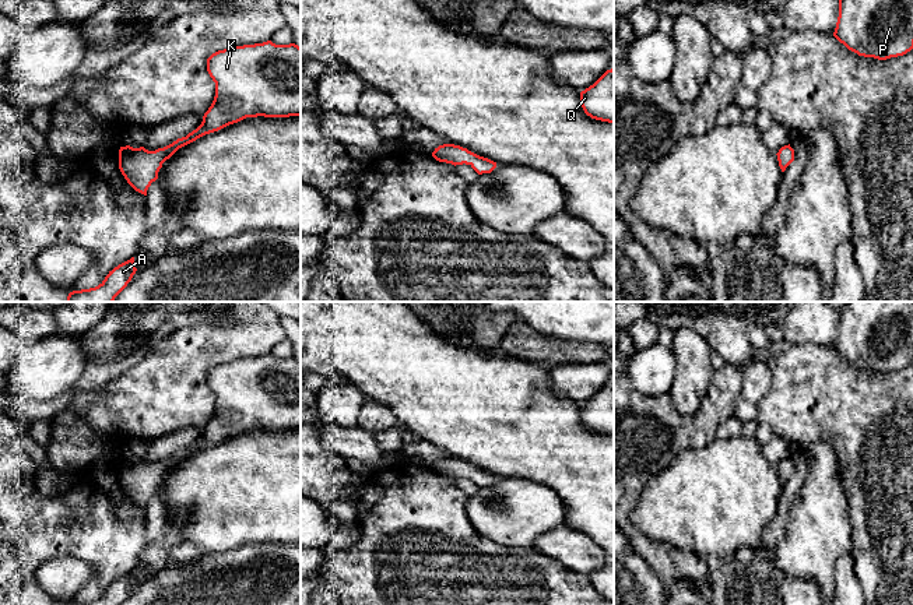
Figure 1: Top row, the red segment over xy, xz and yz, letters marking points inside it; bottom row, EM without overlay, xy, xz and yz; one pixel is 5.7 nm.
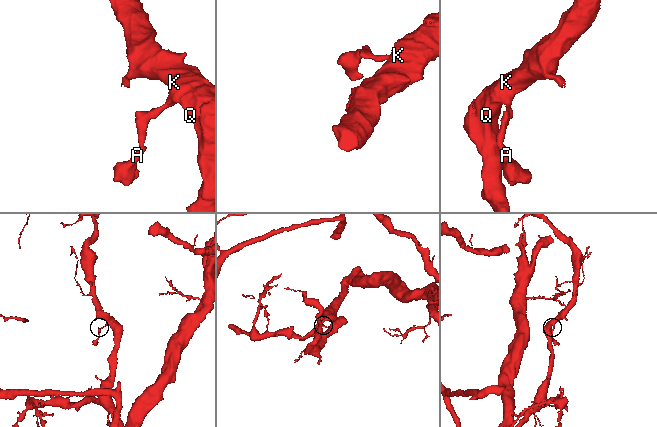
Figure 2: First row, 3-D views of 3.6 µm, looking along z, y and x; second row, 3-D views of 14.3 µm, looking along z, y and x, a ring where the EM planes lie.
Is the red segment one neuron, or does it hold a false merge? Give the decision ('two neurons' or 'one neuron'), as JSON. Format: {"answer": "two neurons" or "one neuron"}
{"answer": "two neurons"}

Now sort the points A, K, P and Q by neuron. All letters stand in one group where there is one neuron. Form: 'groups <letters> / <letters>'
groups A / K P Q

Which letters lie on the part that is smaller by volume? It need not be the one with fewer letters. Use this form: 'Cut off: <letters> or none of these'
Cut off: A

